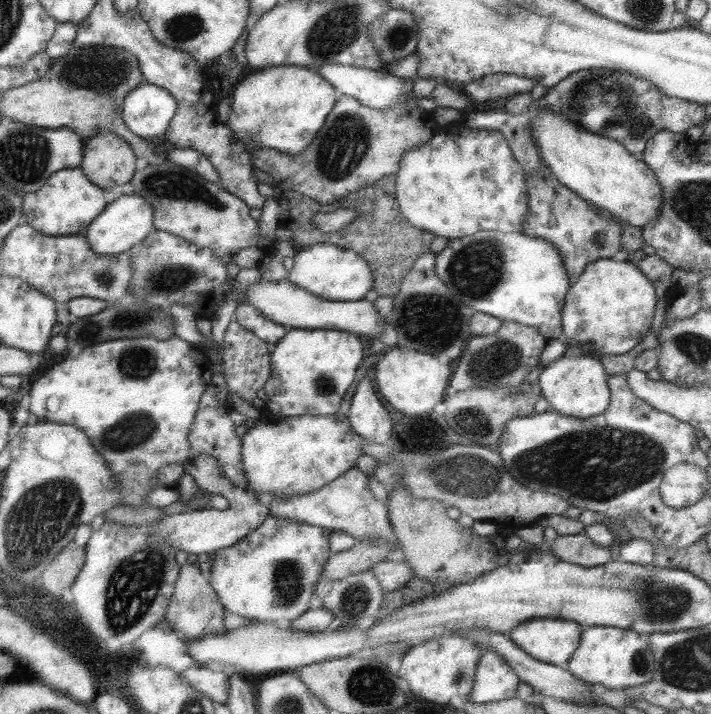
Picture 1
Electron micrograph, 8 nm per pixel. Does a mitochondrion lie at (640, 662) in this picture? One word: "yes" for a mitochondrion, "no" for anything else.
yes

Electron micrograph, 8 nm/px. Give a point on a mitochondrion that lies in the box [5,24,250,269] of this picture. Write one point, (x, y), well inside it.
(101, 71)

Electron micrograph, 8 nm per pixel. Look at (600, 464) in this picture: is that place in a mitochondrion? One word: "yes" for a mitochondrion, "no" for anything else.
yes

